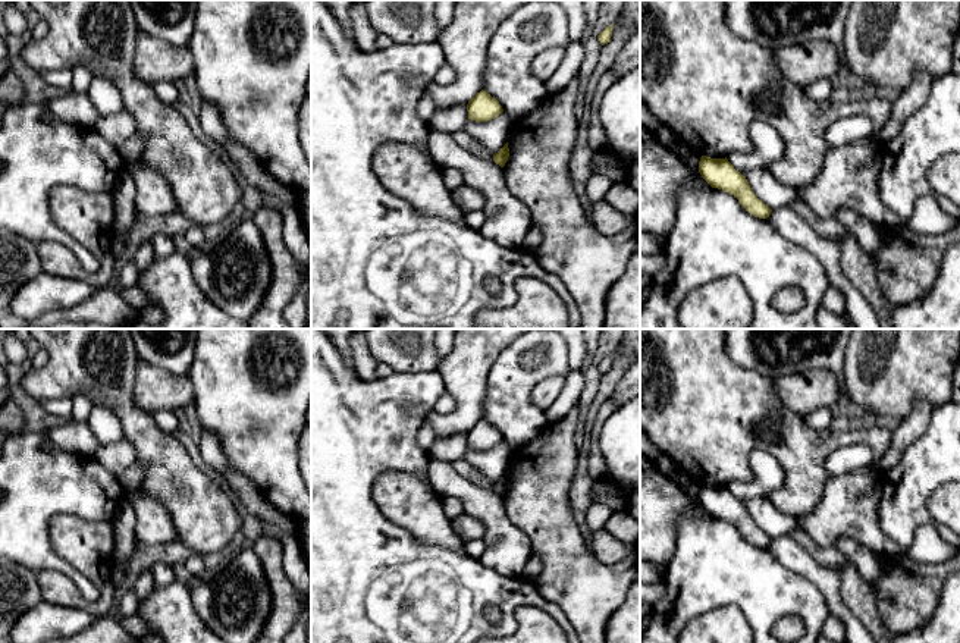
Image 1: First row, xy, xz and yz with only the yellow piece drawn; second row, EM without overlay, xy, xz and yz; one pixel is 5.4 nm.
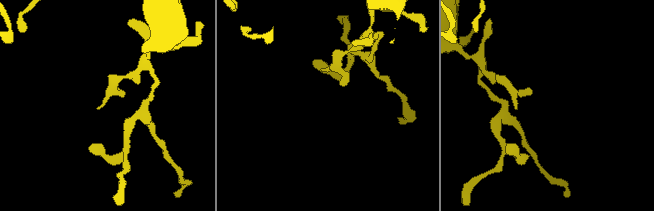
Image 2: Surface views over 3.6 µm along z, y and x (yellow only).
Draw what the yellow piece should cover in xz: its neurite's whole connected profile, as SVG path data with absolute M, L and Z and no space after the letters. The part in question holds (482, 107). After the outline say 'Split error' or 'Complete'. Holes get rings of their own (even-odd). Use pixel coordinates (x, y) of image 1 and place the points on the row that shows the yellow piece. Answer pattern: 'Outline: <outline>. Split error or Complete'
Outline: M481 90L467 104L468 119L487 122L499 116L503 109L496 98Z. Complete

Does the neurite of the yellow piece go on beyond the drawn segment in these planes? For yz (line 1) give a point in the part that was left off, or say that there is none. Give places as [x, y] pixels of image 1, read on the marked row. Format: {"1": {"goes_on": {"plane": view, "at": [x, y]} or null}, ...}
{"1": {"goes_on": null}}

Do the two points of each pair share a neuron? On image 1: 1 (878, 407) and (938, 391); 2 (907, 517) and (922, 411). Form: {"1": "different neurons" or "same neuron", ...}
{"1": "same neuron", "2": "different neurons"}

